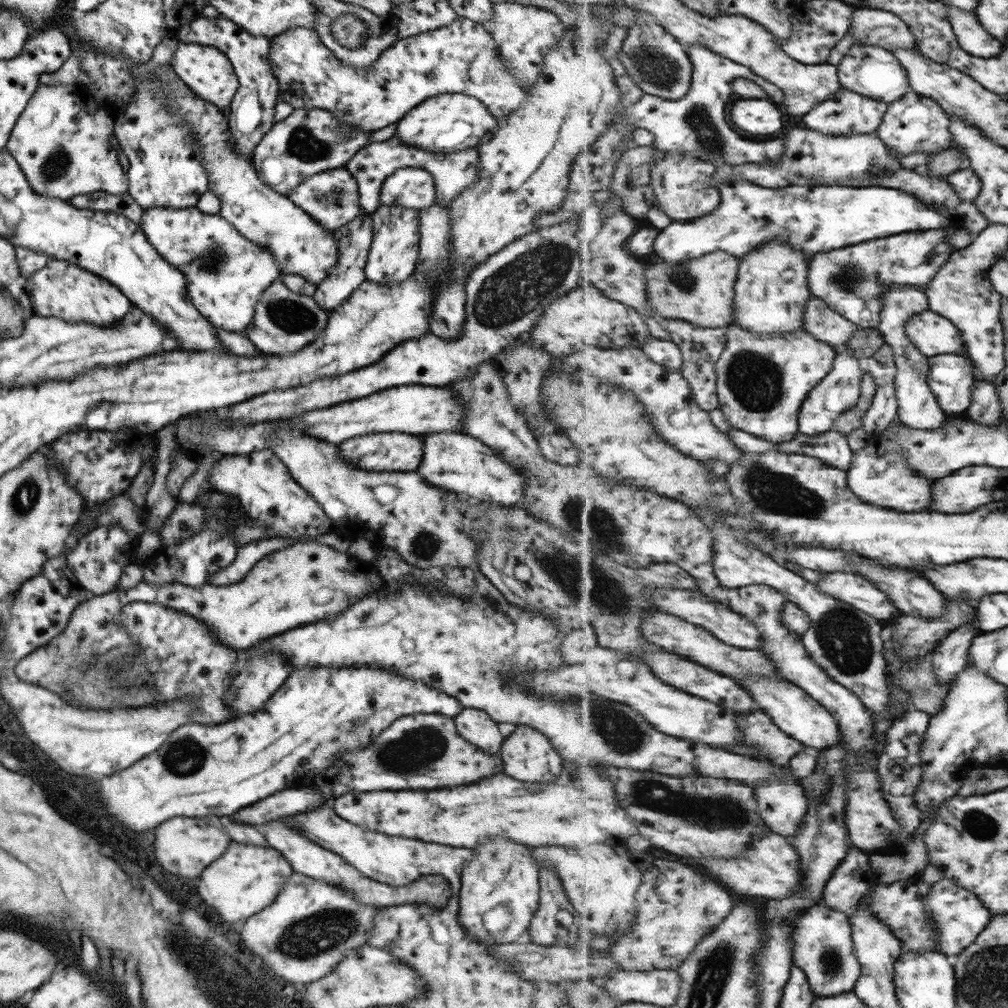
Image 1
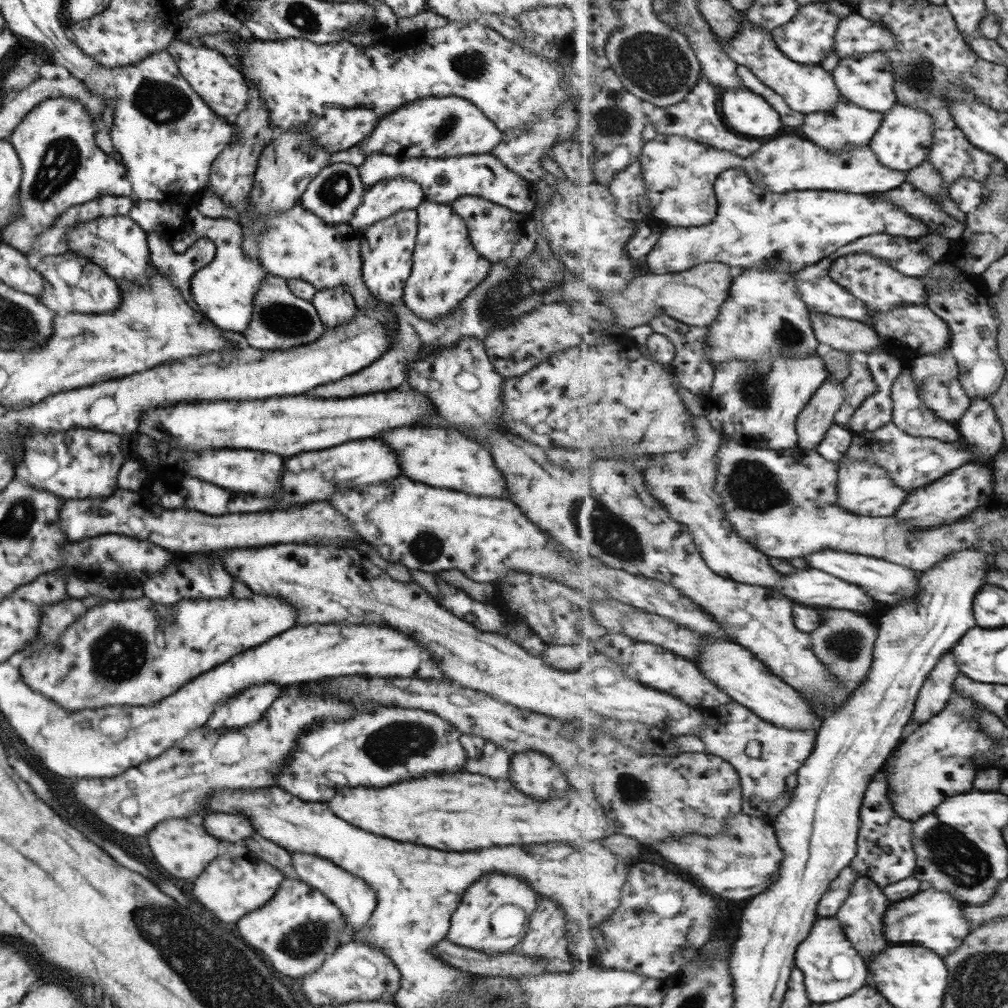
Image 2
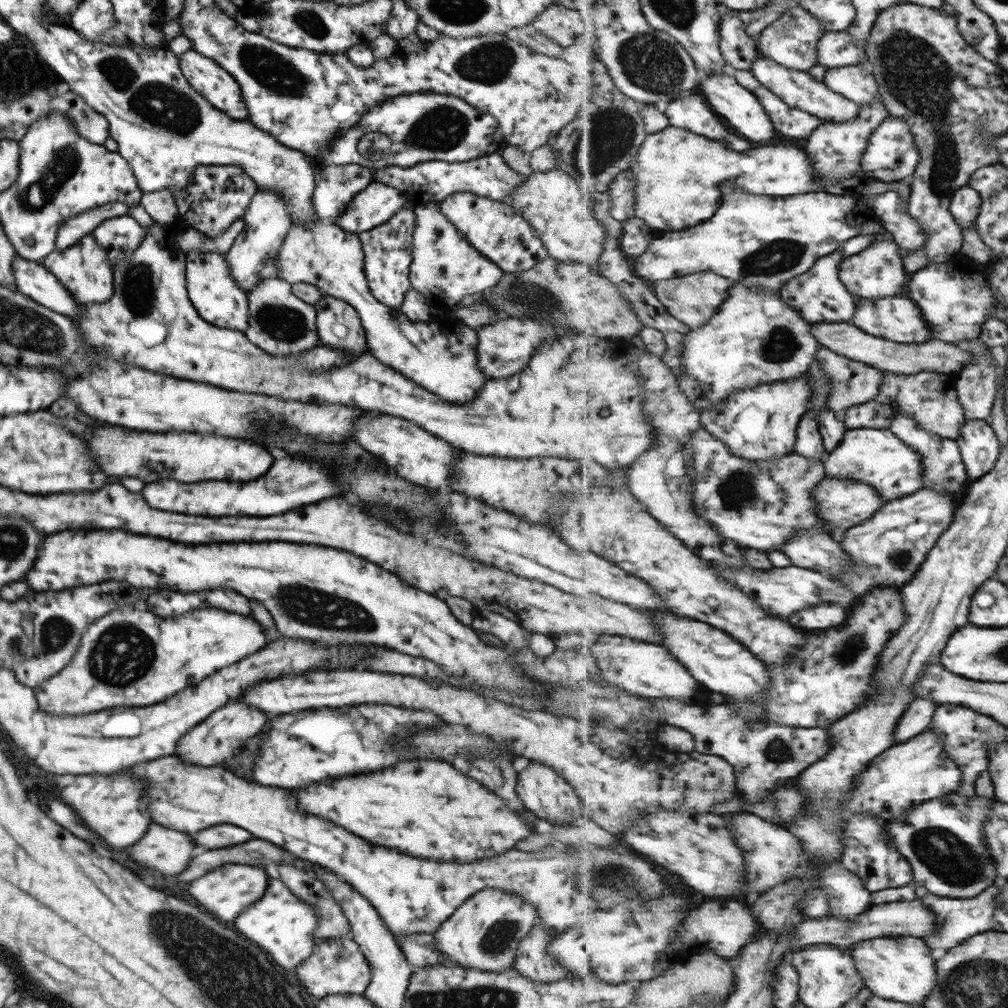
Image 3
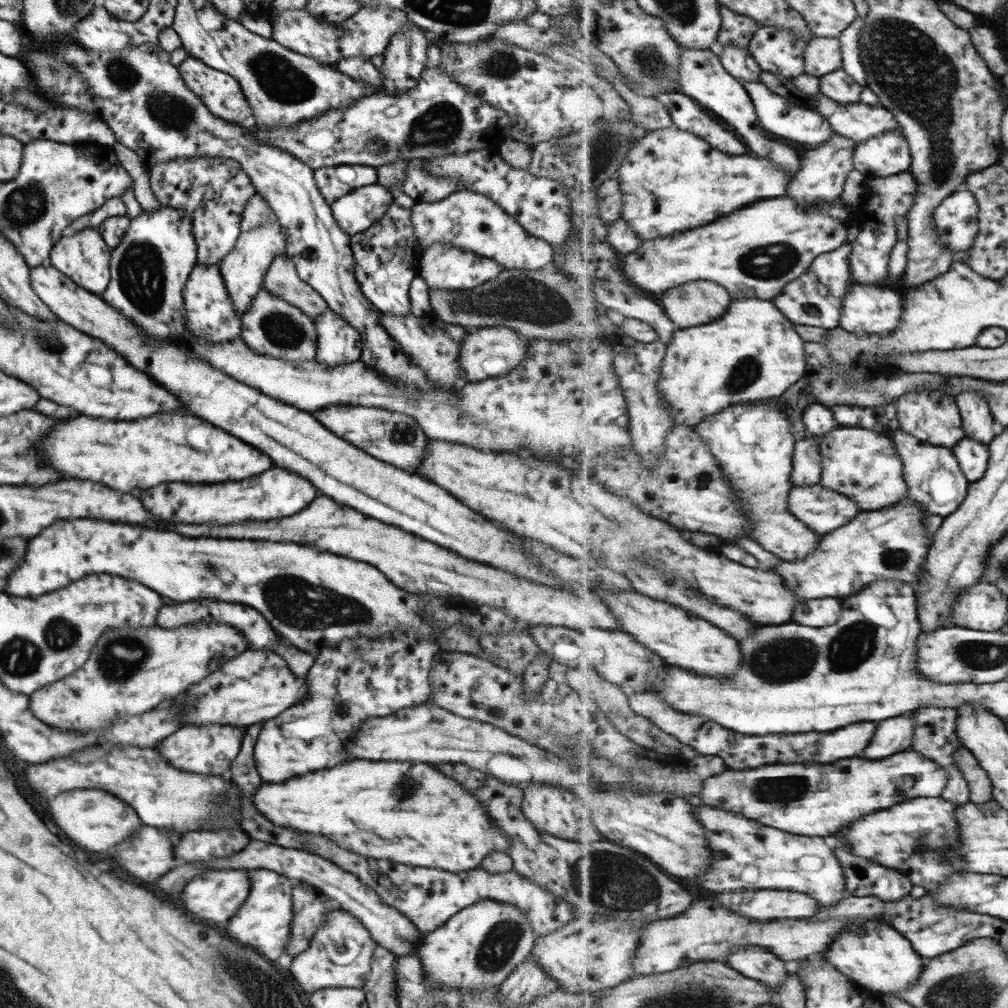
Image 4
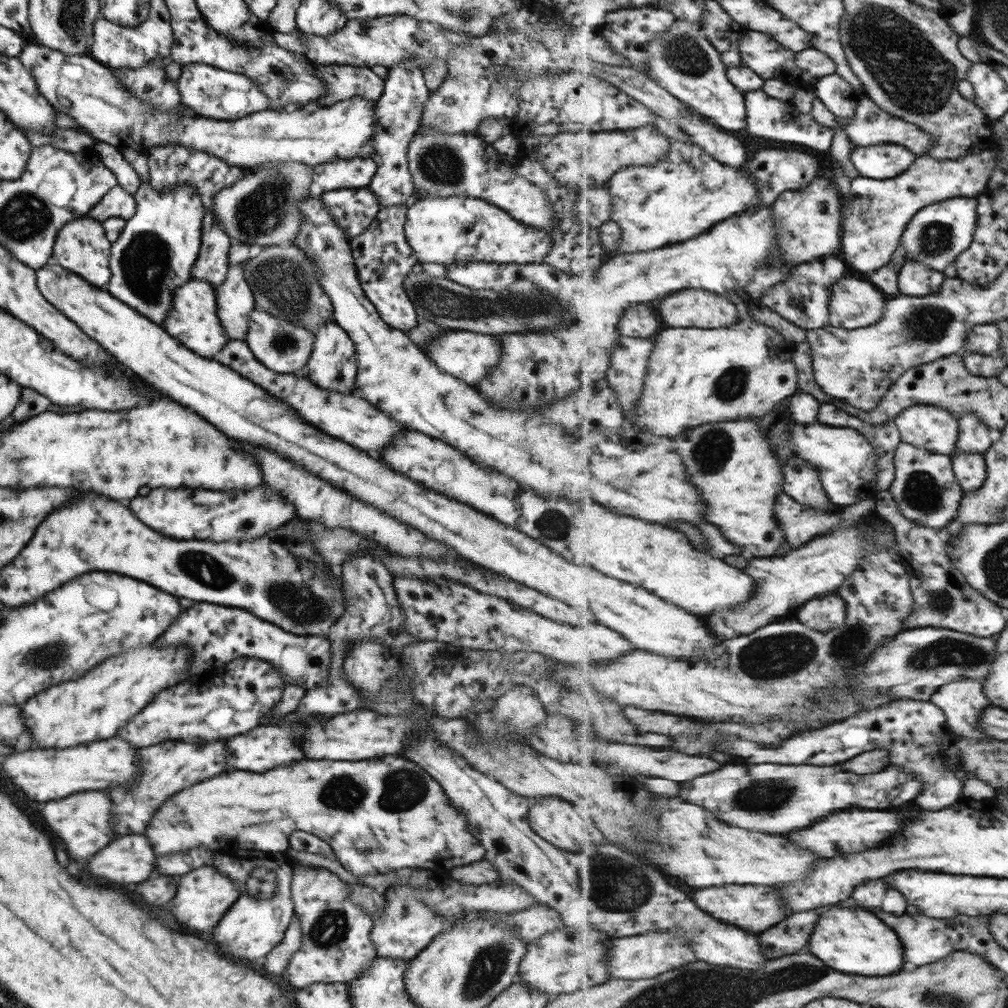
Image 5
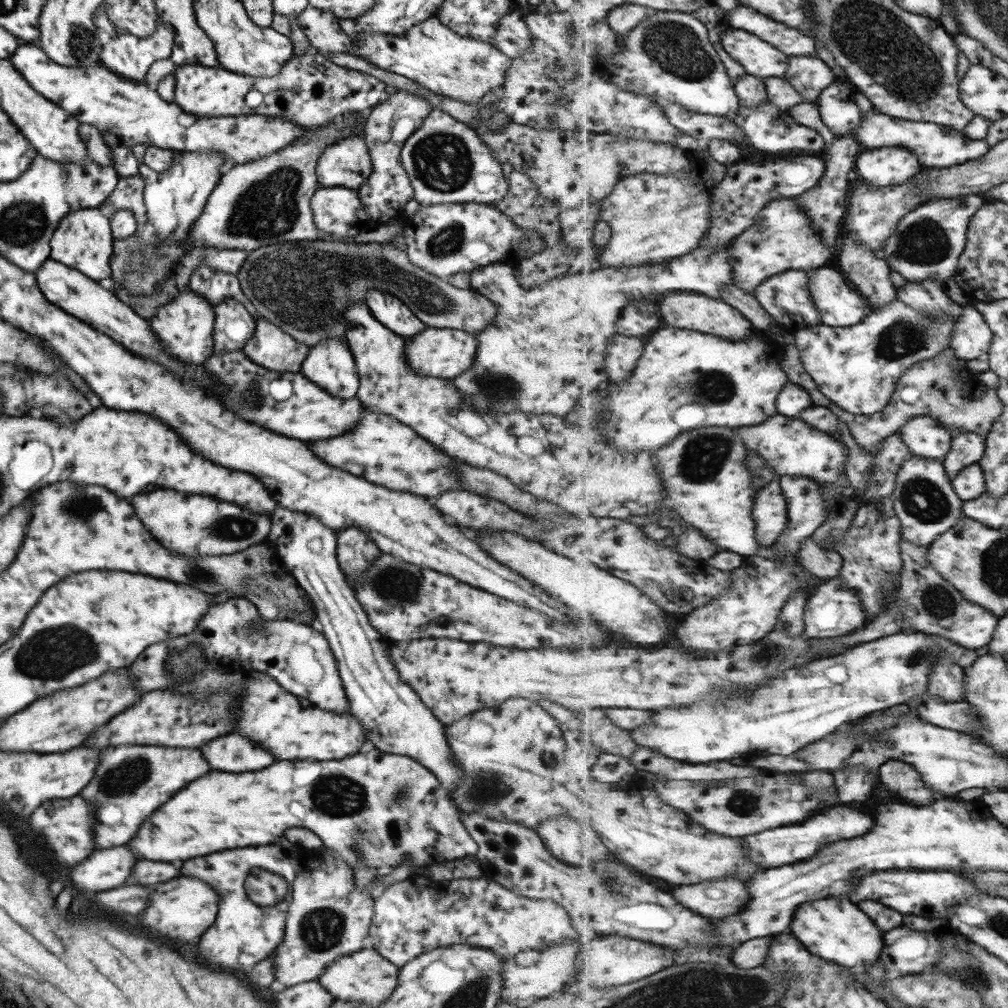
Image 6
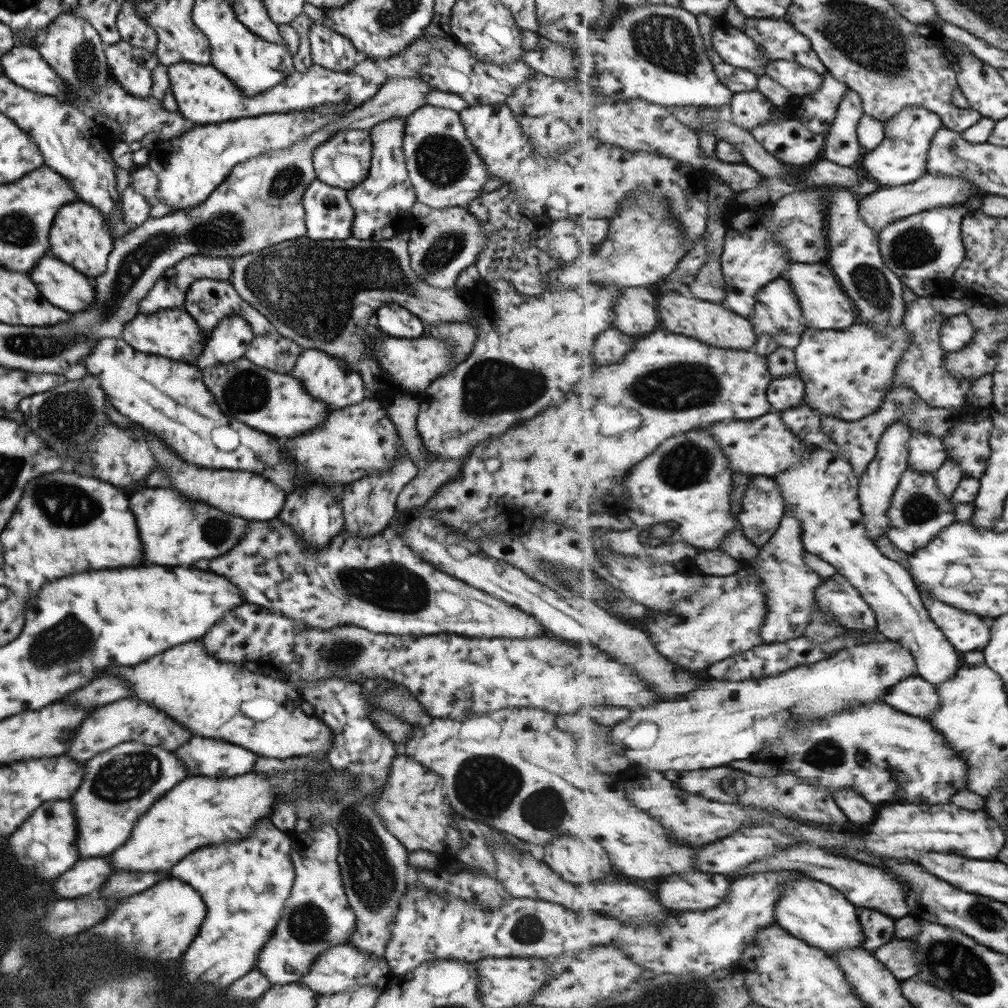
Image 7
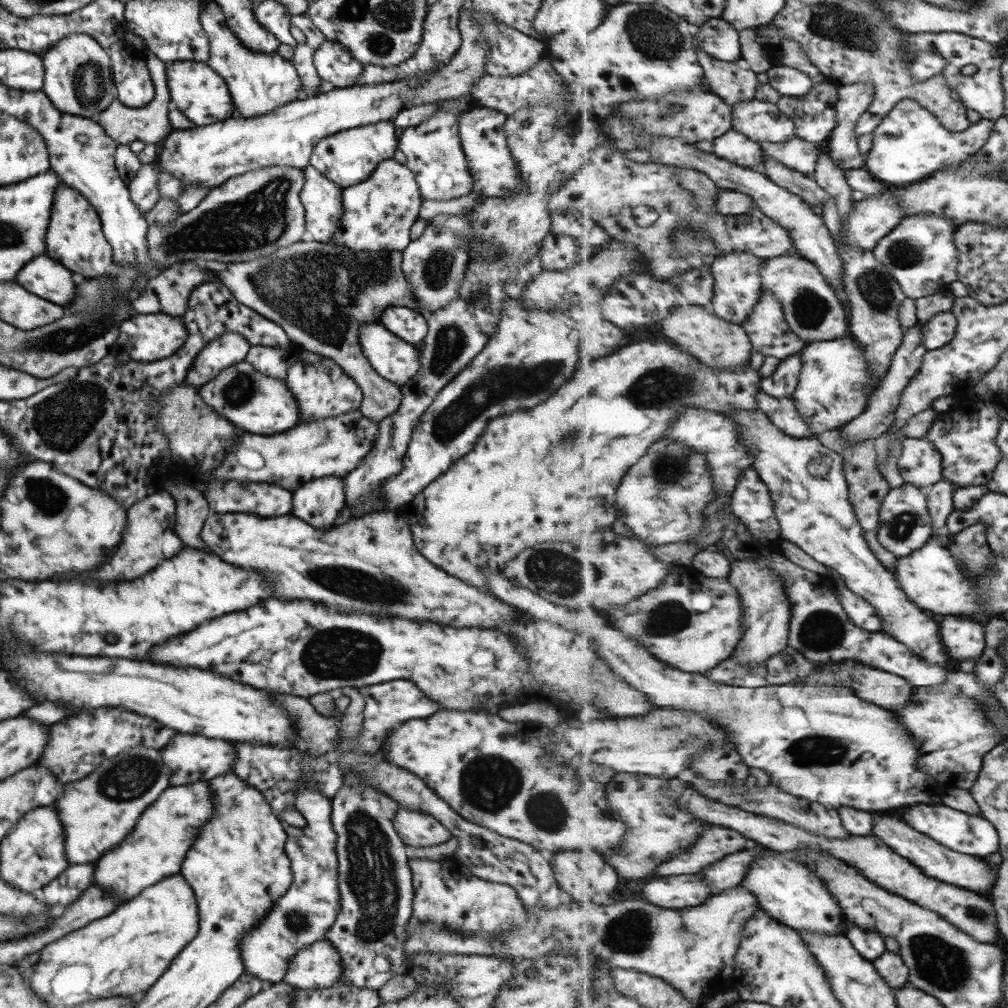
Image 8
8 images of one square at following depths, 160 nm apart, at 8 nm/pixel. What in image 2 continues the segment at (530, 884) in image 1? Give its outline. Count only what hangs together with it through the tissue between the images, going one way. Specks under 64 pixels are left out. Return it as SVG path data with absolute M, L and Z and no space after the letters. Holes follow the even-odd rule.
M491 873L485 874L485 877L477 878L473 885L469 885L461 896L461 901L457 909L451 914L449 928L445 939L456 946L472 949L485 955L497 955L511 950L516 942L519 942L523 936L517 937L495 937L489 929L489 917L495 909L500 906L510 904L515 905L525 914L531 914L537 905L538 895L531 891L531 887L521 879L511 874Z

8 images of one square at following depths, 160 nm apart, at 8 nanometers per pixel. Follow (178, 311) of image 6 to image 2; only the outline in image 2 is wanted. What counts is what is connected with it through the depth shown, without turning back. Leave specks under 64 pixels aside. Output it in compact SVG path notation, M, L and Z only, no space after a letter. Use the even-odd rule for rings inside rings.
M135 200L126 214L146 233L157 232L165 239L173 252L183 253L199 239L210 240L214 244L214 257L189 279L189 294L198 310L218 329L242 333L252 315L252 298L260 280L267 272L259 261L249 260L242 251L242 228L235 221L226 218L201 216L195 206L180 202L159 202ZM165 230L173 231L165 233Z

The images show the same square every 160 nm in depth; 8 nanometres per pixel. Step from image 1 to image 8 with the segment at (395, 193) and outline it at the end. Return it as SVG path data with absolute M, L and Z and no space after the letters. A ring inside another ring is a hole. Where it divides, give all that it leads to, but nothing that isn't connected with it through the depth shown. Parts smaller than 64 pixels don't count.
M311 165L302 169L303 186L298 194L304 208L304 229L309 240L327 243L342 213L341 188Z

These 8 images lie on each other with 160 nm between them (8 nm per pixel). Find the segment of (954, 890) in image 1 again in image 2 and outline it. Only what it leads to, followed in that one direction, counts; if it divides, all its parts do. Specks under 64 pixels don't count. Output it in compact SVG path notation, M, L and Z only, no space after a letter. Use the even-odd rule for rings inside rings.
M932 887L920 892L921 894L915 896L914 891L911 897L903 902L891 903L883 923L885 937L893 944L920 944L929 947L943 958L947 958L965 942L965 938L968 938L975 928L964 913L964 907L968 904L955 899L949 892Z

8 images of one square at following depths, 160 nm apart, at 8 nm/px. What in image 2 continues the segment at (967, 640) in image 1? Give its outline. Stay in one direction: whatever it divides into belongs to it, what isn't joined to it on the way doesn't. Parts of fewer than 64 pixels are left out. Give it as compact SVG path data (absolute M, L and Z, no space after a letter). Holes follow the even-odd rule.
M952 650L941 657L940 664L929 675L921 689L920 697L916 700L914 721L921 725L937 716L955 695L954 684L961 674Z

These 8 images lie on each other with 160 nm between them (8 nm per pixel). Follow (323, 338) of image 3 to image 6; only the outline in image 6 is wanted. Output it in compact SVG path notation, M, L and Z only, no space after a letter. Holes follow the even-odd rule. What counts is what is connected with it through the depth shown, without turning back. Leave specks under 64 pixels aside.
M326 338L310 347L299 372L329 395L343 400L356 397L358 374L345 339Z

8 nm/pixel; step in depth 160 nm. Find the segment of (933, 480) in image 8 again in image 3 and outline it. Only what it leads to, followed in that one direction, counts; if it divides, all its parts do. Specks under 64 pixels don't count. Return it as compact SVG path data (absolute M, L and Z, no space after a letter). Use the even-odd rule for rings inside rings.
M923 371L919 374L906 375L898 394L900 410L907 413L907 417L915 419L917 425L929 433L938 434L943 438L958 439L969 419L965 407L958 398L957 381L957 372L943 374Z

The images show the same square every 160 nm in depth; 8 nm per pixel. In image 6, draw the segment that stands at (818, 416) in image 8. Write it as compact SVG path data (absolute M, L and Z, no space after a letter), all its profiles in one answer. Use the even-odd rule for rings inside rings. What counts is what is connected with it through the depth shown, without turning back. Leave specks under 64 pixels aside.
M898 298L892 304L875 309L855 326L834 327L821 323L795 331L795 343L805 370L829 401L853 415L873 415L881 413L892 402L898 382L907 369L950 348L952 330L960 315L961 307L954 304L945 318L943 314L929 317Z

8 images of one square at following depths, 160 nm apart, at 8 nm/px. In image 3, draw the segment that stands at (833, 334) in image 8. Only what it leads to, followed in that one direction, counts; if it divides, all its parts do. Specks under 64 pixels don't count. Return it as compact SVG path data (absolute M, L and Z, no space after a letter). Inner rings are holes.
M901 295L880 299L858 297L857 306L856 315L850 322L873 336L901 344L924 343L932 338L927 319L911 297L904 298Z

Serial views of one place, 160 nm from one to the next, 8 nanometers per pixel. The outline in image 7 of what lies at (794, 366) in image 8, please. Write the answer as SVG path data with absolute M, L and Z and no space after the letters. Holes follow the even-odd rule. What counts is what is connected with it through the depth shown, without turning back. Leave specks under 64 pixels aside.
M799 375L776 377L769 388L768 400L774 411L783 411L806 404L806 385Z

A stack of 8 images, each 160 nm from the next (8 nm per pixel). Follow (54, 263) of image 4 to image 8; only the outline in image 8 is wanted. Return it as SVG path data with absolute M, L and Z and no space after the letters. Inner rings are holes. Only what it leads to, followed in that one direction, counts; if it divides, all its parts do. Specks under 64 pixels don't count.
M65 185L57 186L53 194L48 224L45 254L47 258L65 266L72 273L77 272L87 278L95 278L103 275L105 268L113 262L111 247L103 236L99 217L79 192Z

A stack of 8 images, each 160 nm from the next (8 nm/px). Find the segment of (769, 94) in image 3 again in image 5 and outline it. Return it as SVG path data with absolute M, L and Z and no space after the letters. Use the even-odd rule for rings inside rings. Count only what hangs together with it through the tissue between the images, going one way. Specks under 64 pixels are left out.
M763 89L753 90L745 93L746 109L748 110L747 132L773 140L773 142L793 142L793 144L803 144L809 148L824 151L830 150L834 141L835 132L829 127L822 126L809 114L801 112L795 105L795 101L783 101L769 96Z

